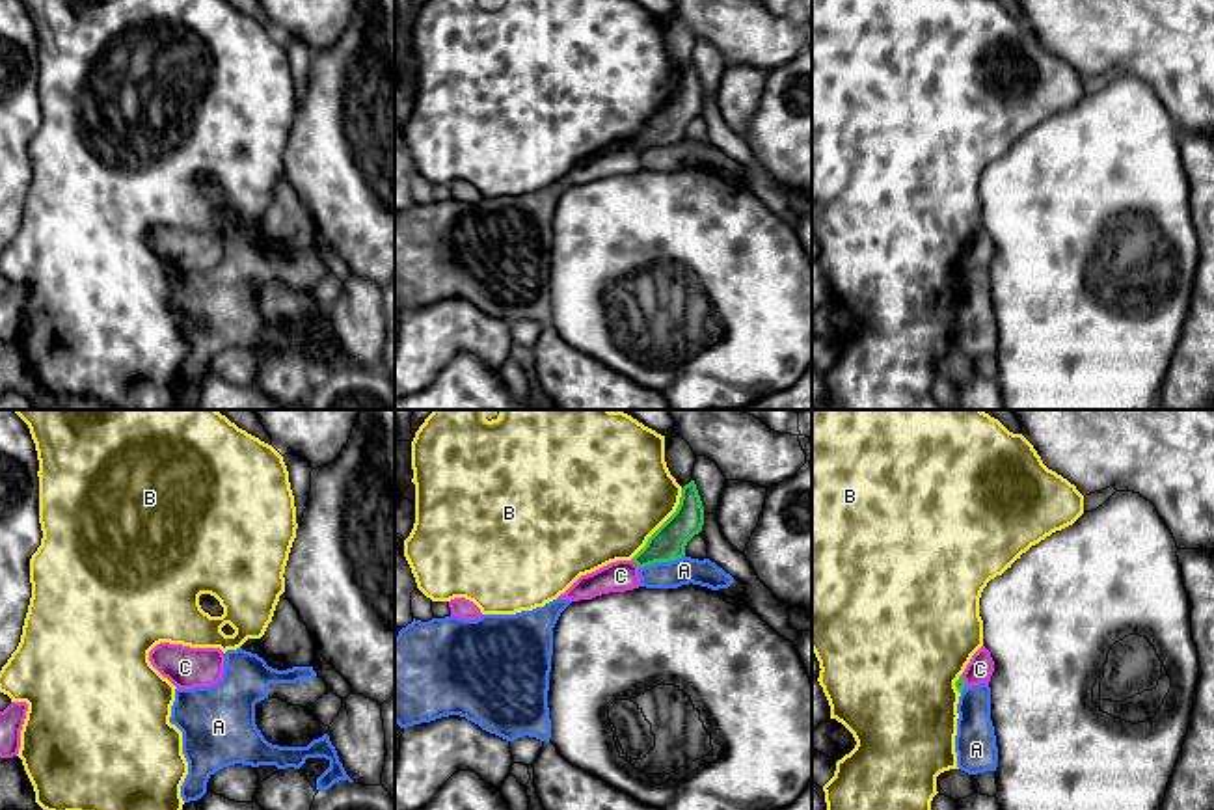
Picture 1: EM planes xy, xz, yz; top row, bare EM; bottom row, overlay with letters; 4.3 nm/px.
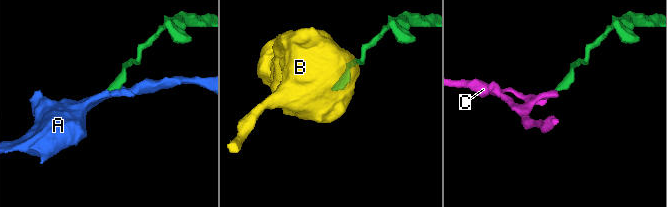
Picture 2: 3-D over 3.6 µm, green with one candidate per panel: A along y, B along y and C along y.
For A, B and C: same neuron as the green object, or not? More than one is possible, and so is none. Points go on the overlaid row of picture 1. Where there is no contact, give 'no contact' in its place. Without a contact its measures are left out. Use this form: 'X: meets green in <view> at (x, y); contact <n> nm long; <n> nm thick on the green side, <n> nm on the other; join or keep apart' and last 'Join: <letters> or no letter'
A: meets green in xz at (661, 561); contact 220 nm long; 150 nm thick on the green side, 120 nm on the other; keep apart
B: meets green in xz at (663, 524); contact 380 nm long; 150 nm thick on the green side, 480 nm on the other; keep apart
C: meets green in xz at (635, 563); contact 50 nm long; 150 nm thick on the green side, 140 nm on the other; keep apart
Join: no letter

